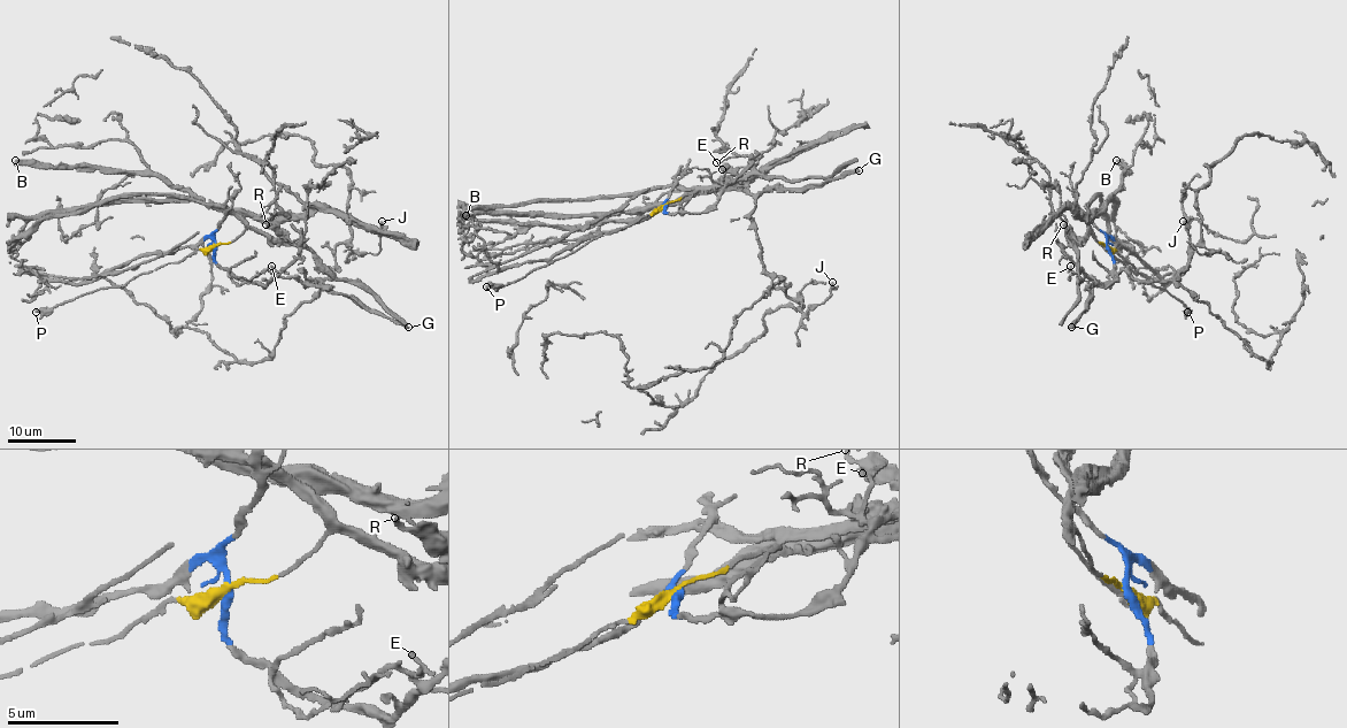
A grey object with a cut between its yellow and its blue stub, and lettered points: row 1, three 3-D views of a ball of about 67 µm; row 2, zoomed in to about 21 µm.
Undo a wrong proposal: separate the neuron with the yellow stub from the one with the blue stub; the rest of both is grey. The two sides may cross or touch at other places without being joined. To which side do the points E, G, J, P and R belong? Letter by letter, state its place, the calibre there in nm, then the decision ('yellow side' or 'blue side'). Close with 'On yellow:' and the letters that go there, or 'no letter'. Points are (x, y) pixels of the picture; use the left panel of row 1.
E: at (271, 266); 140 nm thick; blue side
G: at (408, 327); 320 nm thick; blue side
J: at (382, 221); 200 nm thick; blue side
P: at (36, 312); 400 nm thick; yellow side
R: at (266, 224); 200 nm thick; yellow side
On yellow: P, R

